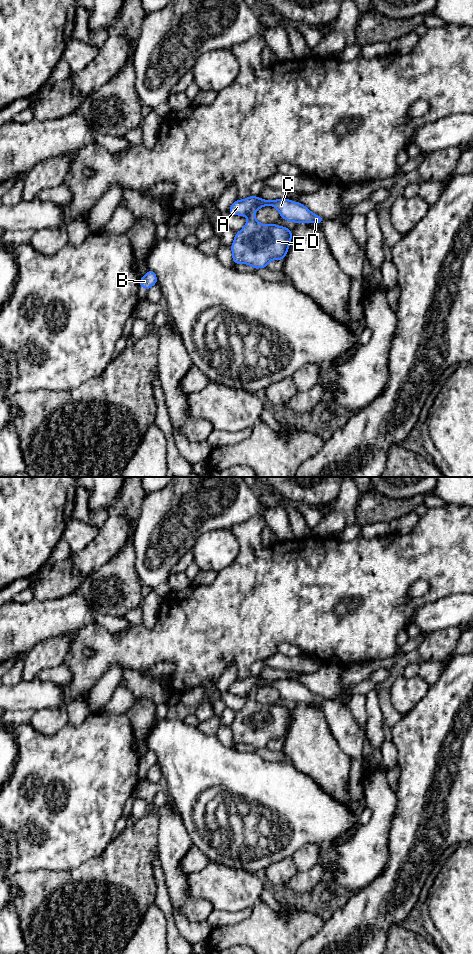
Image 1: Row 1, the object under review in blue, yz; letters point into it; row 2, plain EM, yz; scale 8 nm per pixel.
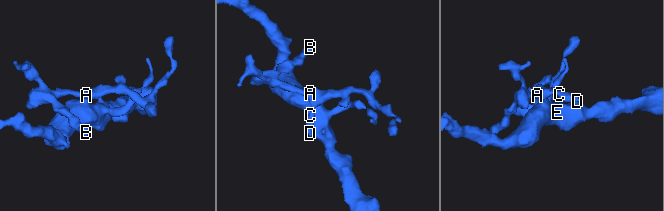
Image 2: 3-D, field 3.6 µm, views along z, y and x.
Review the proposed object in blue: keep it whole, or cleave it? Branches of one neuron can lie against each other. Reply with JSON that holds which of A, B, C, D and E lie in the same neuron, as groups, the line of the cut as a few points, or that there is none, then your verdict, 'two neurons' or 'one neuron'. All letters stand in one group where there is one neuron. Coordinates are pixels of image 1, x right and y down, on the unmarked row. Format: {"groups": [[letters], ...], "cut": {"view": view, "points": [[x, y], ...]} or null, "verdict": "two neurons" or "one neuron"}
{"groups": [["A", "B", "C", "D"], ["E"]], "cut": {"view": "yz", "points": [[253, 693], [249, 696]]}, "verdict": "two neurons"}

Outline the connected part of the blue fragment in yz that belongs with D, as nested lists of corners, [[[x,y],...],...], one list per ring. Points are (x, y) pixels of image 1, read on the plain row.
[[[249,676],[244,680],[235,680],[228,692],[238,696],[253,695],[264,686],[273,686],[280,692],[280,698],[295,703],[322,704],[324,698],[312,693],[306,686],[289,679],[263,680],[260,677]]]

